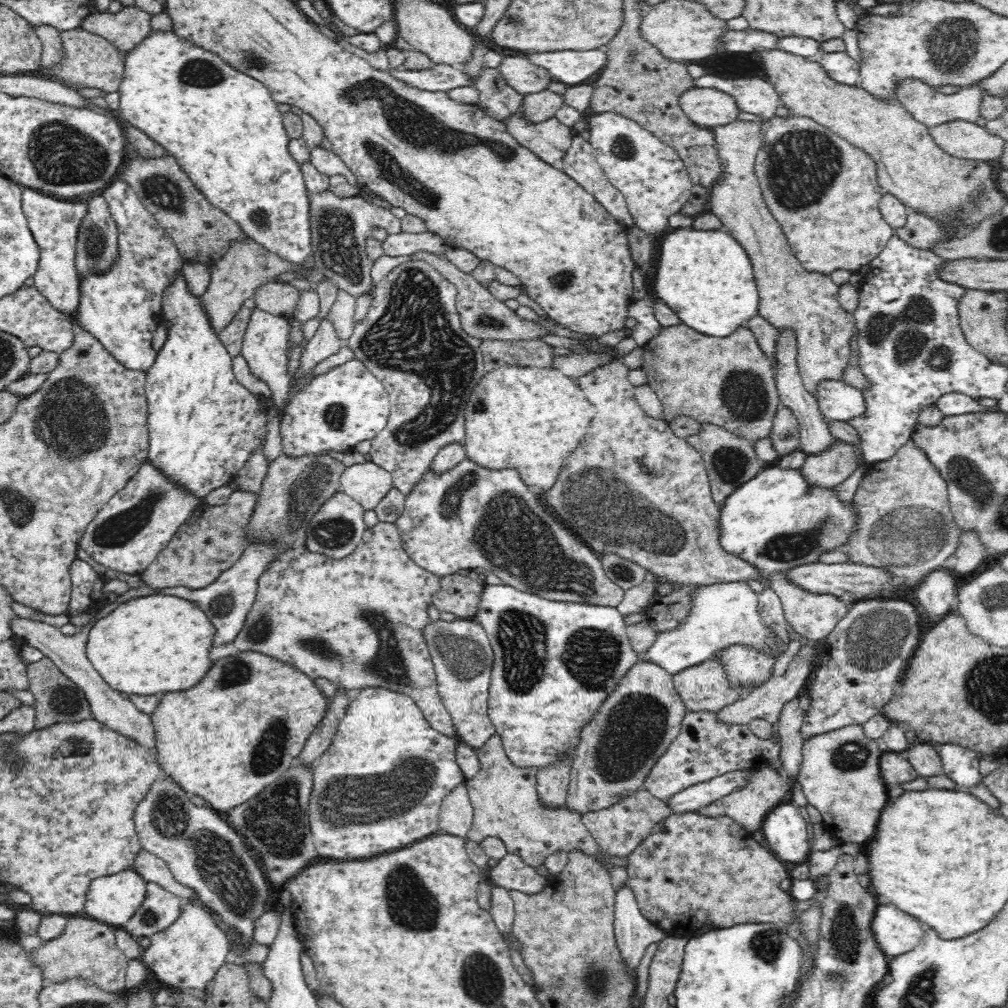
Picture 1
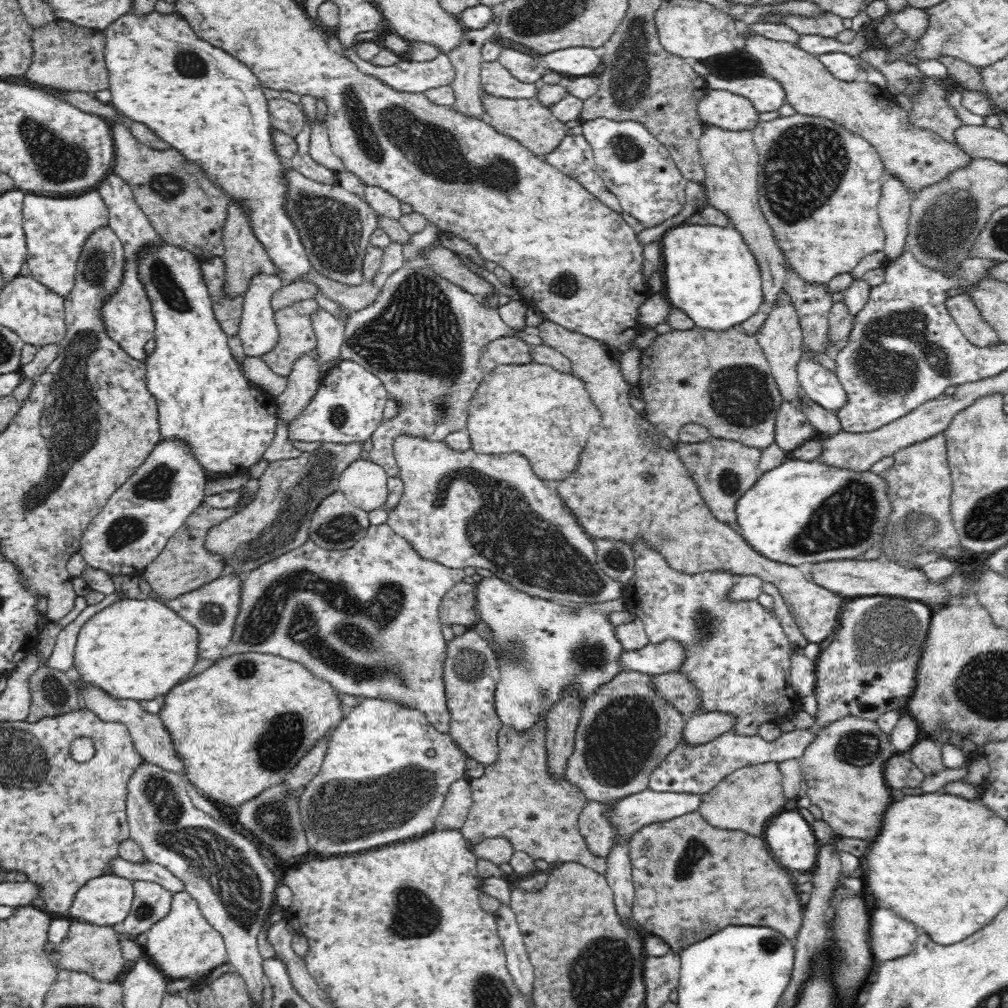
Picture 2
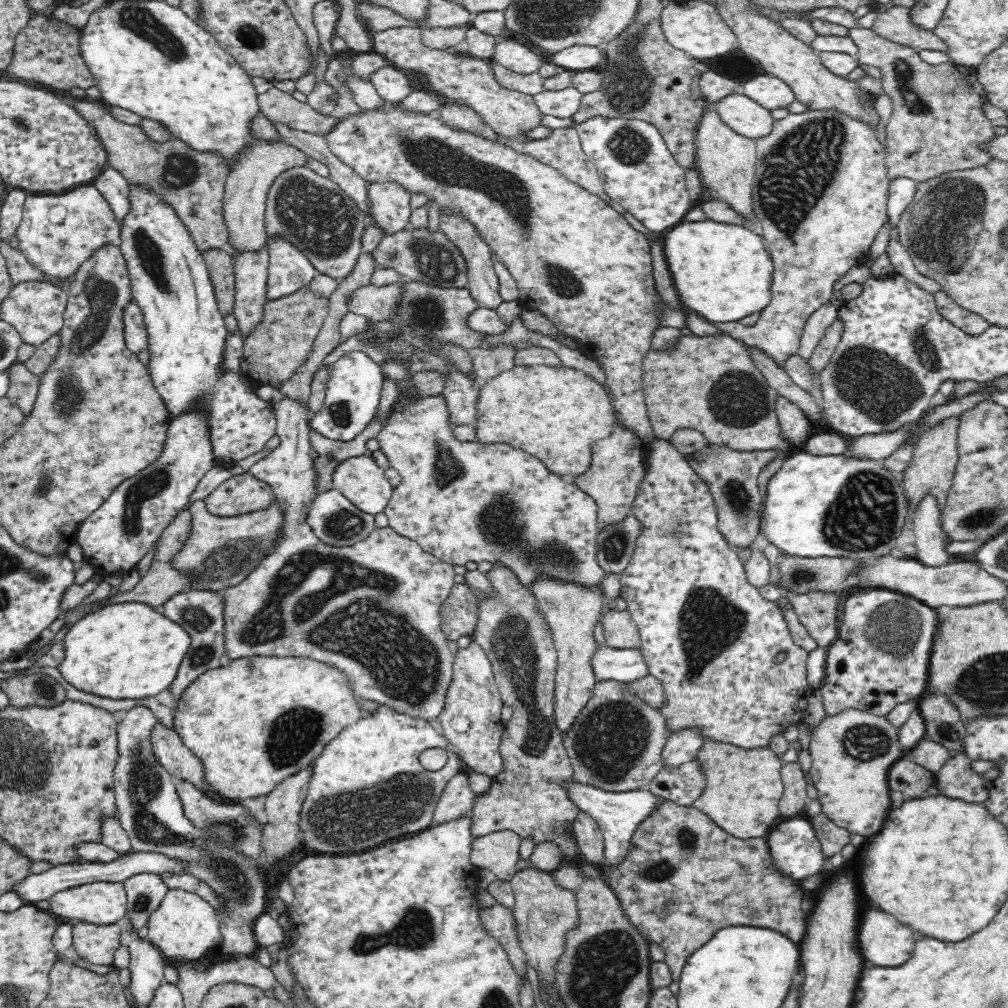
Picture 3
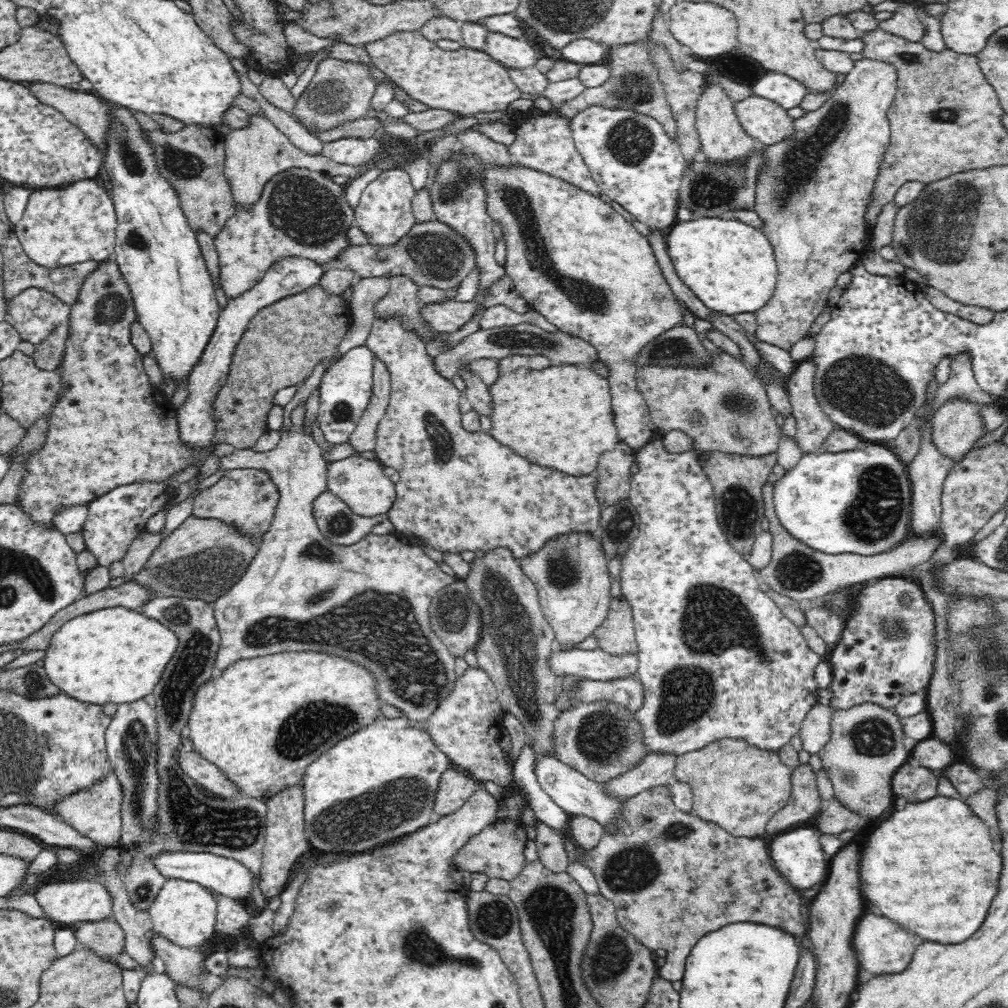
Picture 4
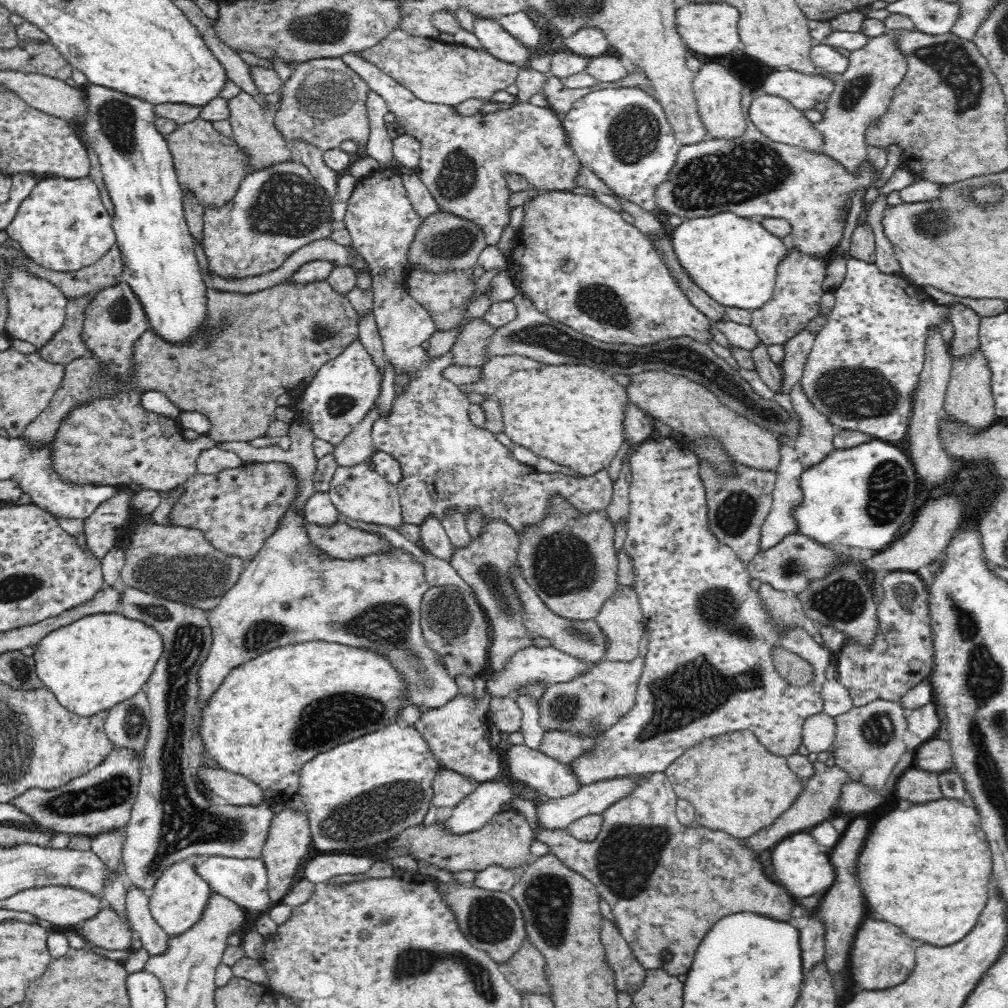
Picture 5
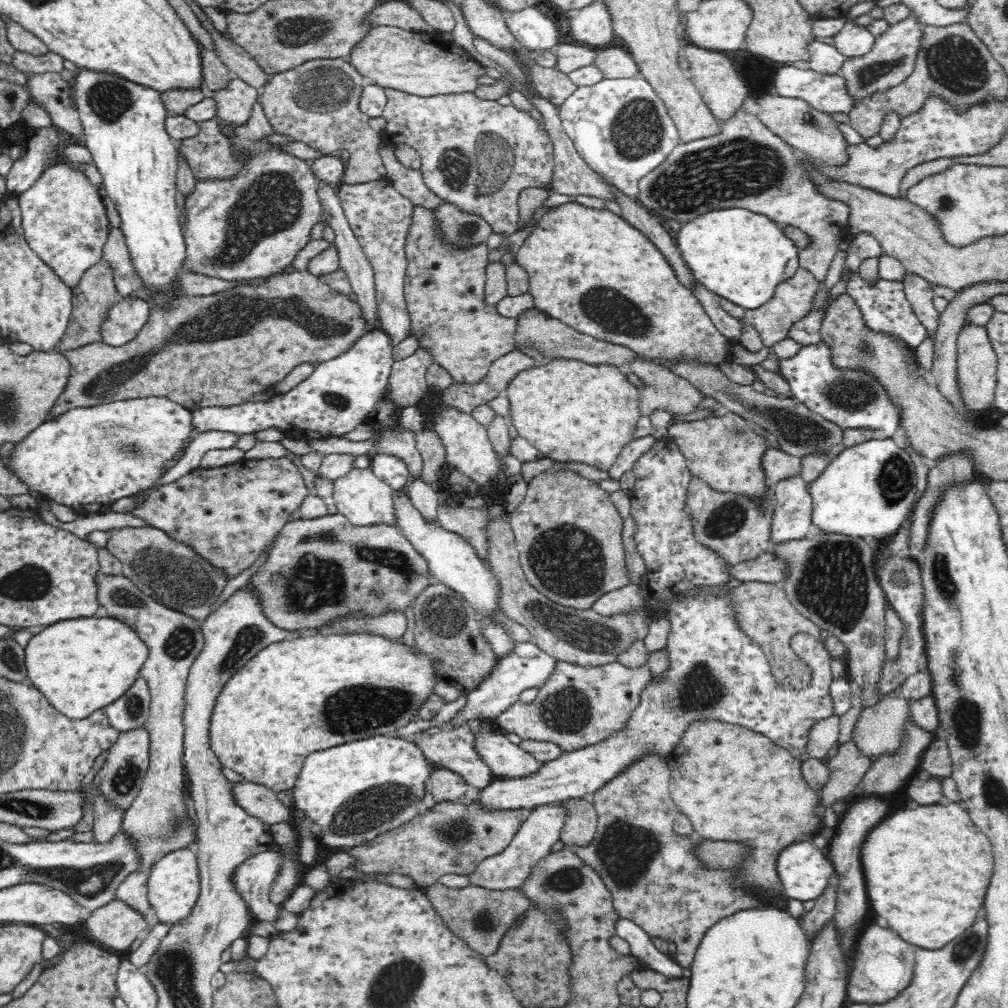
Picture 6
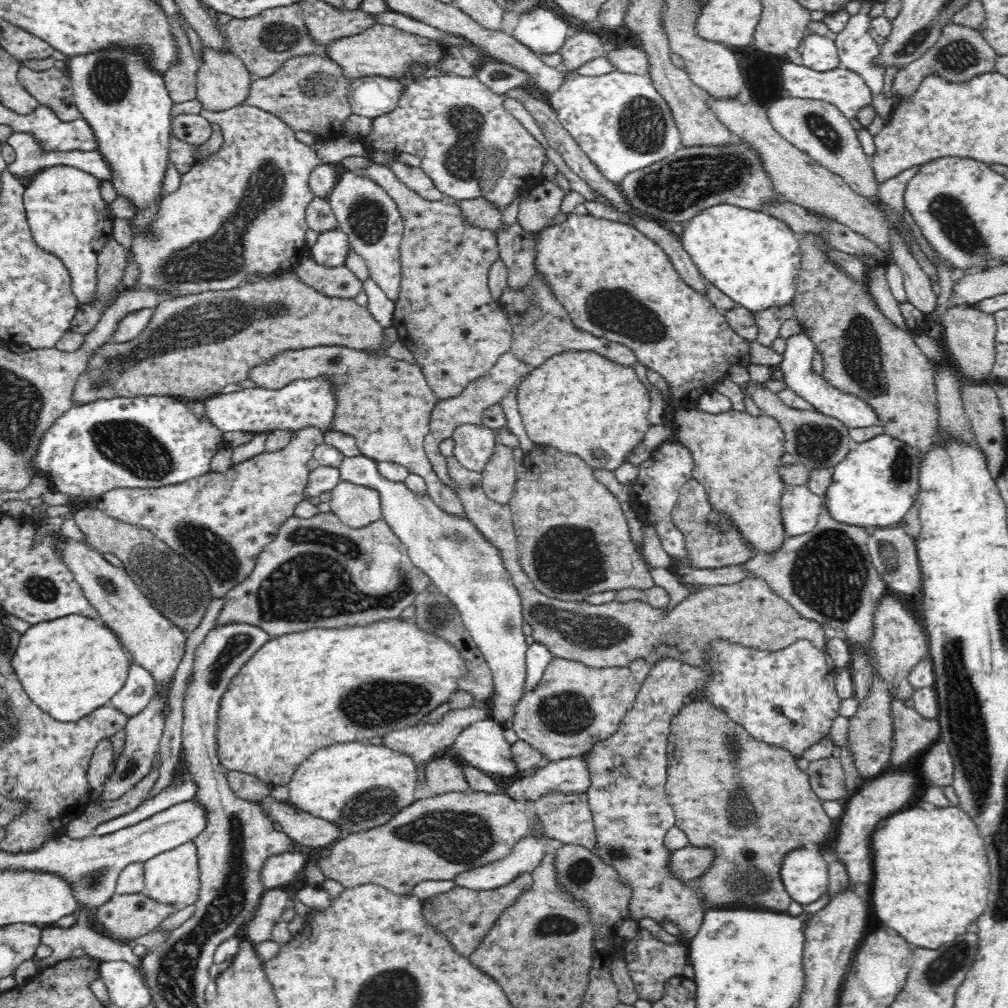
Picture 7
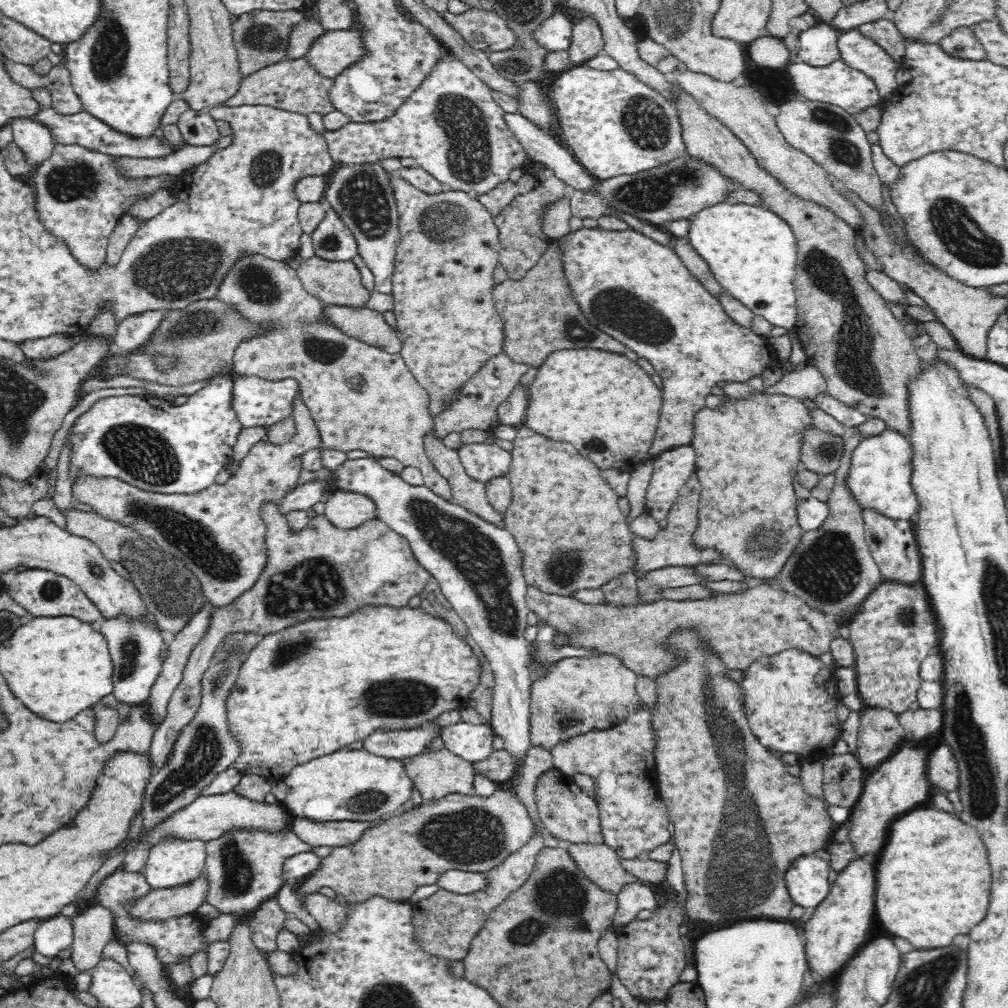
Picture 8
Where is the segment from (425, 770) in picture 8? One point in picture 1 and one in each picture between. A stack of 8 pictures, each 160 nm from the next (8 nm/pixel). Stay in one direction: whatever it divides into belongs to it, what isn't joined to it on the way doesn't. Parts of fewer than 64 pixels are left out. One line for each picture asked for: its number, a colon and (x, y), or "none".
1: (456, 814)
2: (457, 804)
3: (457, 799)
4: (454, 789)
5: (449, 787)
6: (444, 785)
7: (443, 775)

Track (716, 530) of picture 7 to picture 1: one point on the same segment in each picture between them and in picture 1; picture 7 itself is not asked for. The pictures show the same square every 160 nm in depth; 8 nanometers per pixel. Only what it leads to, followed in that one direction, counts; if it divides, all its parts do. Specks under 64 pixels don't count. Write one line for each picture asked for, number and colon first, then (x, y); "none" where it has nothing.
1: (729, 460)
2: (724, 469)
3: (732, 476)
4: (737, 480)
5: (738, 502)
6: (738, 528)

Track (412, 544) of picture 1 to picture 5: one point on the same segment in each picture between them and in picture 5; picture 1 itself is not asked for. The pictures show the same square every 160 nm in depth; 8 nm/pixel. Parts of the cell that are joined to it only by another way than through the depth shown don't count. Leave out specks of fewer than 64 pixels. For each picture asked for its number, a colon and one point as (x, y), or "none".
2: (461, 509)
3: (465, 502)
4: (457, 491)
5: (447, 462)

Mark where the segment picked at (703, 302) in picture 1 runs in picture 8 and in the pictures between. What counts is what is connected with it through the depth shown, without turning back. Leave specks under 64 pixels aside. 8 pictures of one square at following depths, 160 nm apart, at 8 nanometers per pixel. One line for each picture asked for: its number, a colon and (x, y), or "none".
2: (710, 273)
3: (722, 272)
4: (730, 266)
5: (734, 259)
6: (742, 256)
7: (753, 257)
8: (752, 252)

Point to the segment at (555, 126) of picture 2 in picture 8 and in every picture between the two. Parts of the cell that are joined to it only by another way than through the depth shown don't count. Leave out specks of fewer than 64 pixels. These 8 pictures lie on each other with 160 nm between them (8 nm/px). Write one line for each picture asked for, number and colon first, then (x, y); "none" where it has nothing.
3: (464, 79)
4: (467, 81)
5: (445, 73)
6: (423, 64)
7: (385, 51)
8: (331, 54)

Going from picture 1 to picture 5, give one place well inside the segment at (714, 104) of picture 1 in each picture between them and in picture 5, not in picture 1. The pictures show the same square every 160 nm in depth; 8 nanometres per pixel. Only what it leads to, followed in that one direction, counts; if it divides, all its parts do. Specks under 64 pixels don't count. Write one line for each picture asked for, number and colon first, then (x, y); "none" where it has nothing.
2: (722, 109)
3: (743, 115)
4: (766, 121)
5: (775, 117)

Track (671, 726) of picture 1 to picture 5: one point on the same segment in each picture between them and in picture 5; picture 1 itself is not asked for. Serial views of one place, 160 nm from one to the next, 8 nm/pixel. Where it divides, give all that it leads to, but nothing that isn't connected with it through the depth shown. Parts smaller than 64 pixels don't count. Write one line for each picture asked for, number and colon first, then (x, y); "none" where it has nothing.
2: (626, 728)
3: (616, 744)
4: (602, 740)
5: (565, 746)

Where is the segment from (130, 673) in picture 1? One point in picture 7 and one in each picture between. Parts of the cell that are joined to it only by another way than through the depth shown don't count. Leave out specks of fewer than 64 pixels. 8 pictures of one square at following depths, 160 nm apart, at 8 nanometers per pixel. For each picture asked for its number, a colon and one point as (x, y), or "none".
2: (136, 649)
3: (125, 650)
4: (118, 655)
5: (92, 664)
6: (82, 665)
7: (70, 666)

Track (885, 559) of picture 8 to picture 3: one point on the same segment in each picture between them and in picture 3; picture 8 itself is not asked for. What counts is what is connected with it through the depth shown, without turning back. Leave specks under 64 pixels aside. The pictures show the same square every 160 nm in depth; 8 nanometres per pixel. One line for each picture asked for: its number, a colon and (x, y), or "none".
3: (879, 660)
4: (887, 650)
5: (901, 655)
6: (901, 582)
7: (894, 553)

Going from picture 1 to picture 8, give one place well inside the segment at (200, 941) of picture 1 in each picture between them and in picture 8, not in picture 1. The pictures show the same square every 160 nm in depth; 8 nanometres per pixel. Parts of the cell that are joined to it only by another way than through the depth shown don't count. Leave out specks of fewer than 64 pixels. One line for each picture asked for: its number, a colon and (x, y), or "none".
2: (183, 945)
3: (185, 927)
4: (184, 913)
5: (178, 901)
6: (174, 884)
7: (172, 878)
8: (173, 862)

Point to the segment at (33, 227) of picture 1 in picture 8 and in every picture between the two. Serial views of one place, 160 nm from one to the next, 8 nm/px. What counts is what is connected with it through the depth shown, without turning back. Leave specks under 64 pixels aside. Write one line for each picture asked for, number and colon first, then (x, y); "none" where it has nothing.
2: (56, 227)
3: (58, 232)
4: (78, 222)
5: (62, 224)
6: (64, 222)
7: (67, 216)
8: (80, 197)

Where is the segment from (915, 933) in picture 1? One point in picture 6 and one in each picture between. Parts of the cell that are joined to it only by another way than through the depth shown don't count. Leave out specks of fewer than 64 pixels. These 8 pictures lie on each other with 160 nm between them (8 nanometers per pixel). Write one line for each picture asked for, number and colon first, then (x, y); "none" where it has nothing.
2: (891, 937)
3: (884, 941)
4: (881, 946)
5: (881, 956)
6: (883, 964)

